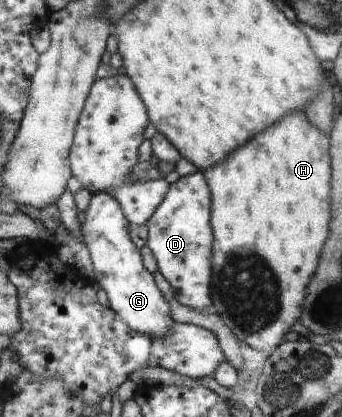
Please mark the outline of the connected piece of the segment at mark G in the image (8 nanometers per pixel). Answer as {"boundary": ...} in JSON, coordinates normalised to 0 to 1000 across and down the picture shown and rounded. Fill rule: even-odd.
{"boundary":[[[269,463],[269,480],[246,511],[251,523],[237,537],[243,590],[257,595],[278,671],[310,700],[319,736],[389,791],[444,808],[485,808],[509,772],[497,734],[450,681],[450,667],[415,638],[409,597],[380,576],[377,528],[363,523],[351,489],[319,463]]]}

